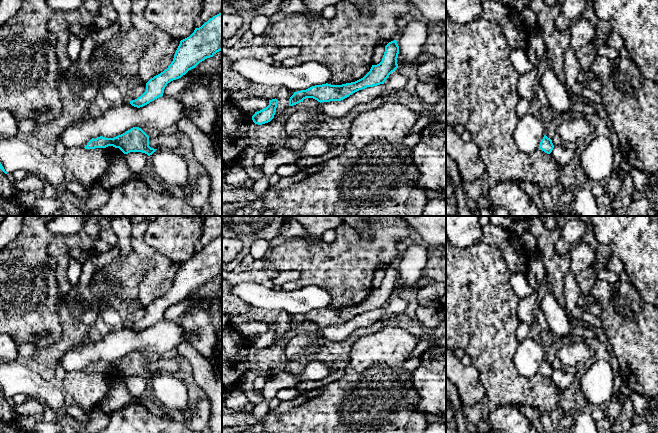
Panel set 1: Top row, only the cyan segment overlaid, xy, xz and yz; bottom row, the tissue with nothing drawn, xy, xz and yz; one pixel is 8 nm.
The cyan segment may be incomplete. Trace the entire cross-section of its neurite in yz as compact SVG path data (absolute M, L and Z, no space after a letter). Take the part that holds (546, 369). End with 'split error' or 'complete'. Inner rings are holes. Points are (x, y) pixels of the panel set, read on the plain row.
M544 359L543 363L540 366L539 373L544 375L547 378L550 378L554 372L552 364Z; complete

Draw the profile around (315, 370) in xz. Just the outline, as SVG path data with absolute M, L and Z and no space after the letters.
M319 360L307 362L304 371L300 374L279 372L269 377L261 391L261 395L264 397L263 401L252 409L254 421L268 413L270 400L276 397L280 390L296 388L303 381L319 381L331 373L330 364Z

